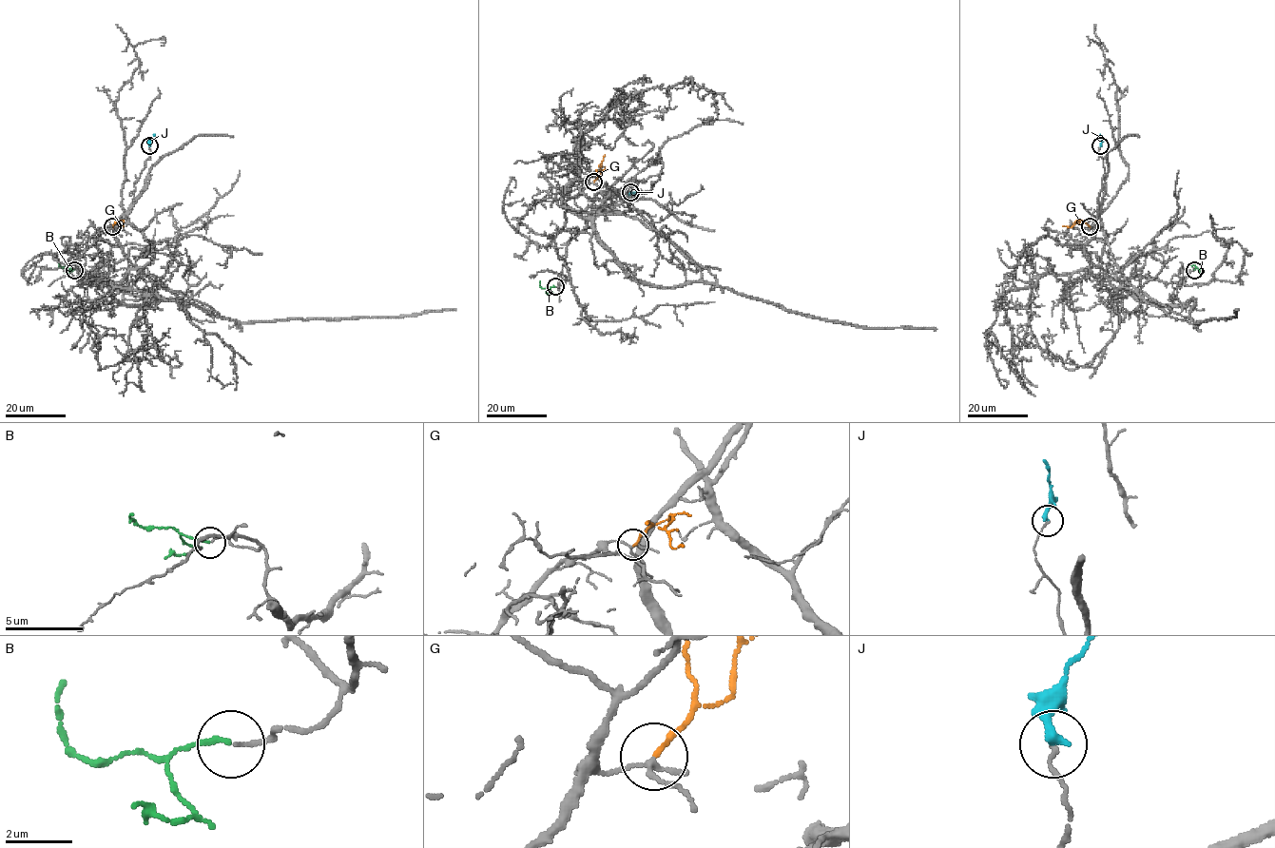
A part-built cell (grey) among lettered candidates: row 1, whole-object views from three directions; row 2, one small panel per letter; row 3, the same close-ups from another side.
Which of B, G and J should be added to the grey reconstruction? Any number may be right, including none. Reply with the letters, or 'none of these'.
B, G

